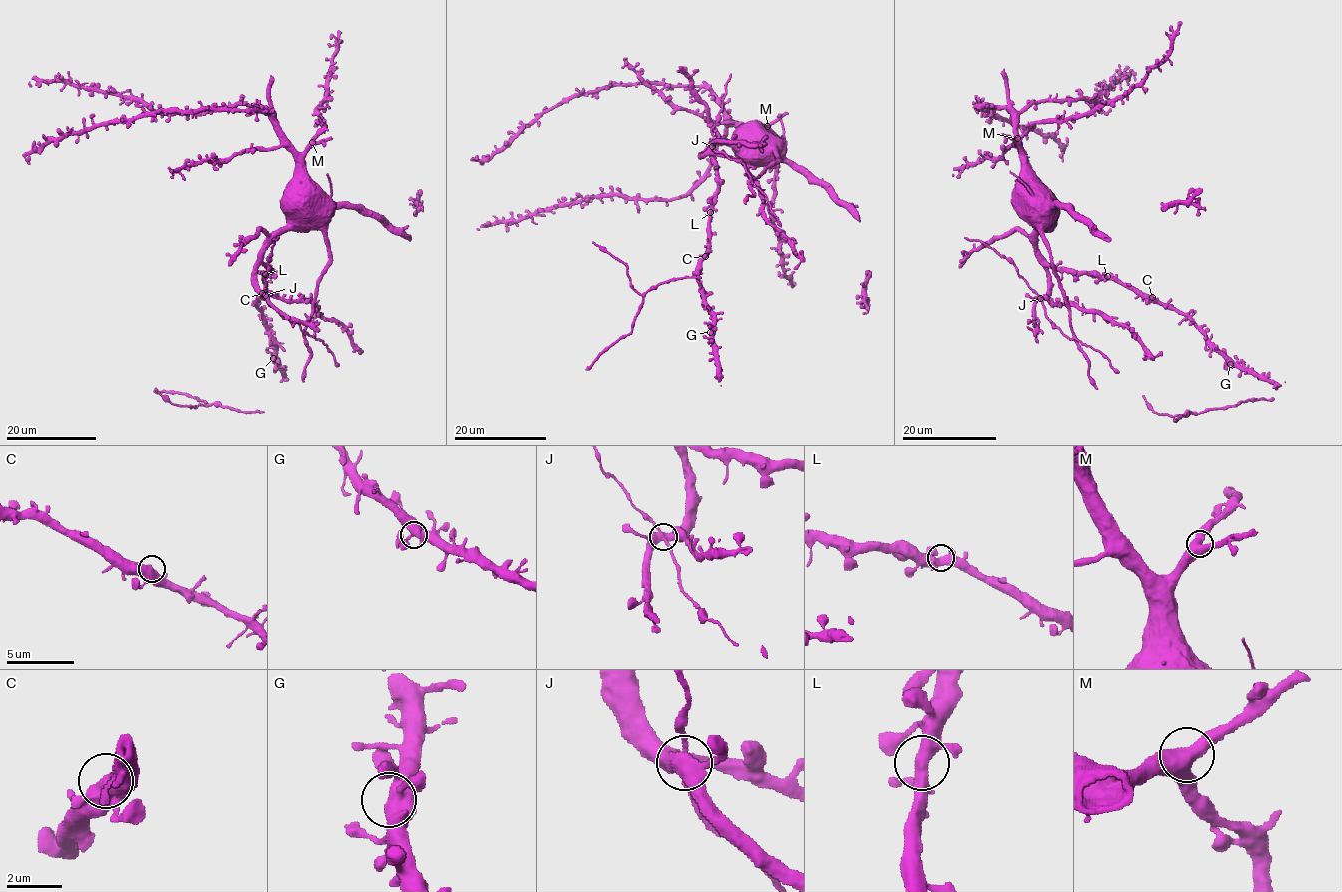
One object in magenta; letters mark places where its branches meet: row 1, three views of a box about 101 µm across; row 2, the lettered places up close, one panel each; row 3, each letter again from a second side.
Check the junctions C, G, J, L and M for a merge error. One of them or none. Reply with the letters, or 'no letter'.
no letter

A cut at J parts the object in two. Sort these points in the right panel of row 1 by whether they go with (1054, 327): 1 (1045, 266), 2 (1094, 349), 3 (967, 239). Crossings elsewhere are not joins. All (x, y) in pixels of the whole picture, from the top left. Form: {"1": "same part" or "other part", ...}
{"1": "other part", "2": "same part", "3": "same part"}

